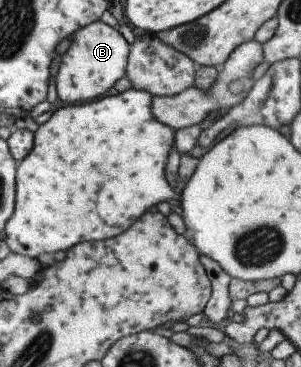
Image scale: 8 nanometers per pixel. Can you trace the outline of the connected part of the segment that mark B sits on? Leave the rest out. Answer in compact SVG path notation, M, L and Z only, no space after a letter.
M101 19L78 28L71 35L67 50L60 54L60 64L55 76L56 96L65 104L83 104L103 96L124 76L129 44L119 32Z

